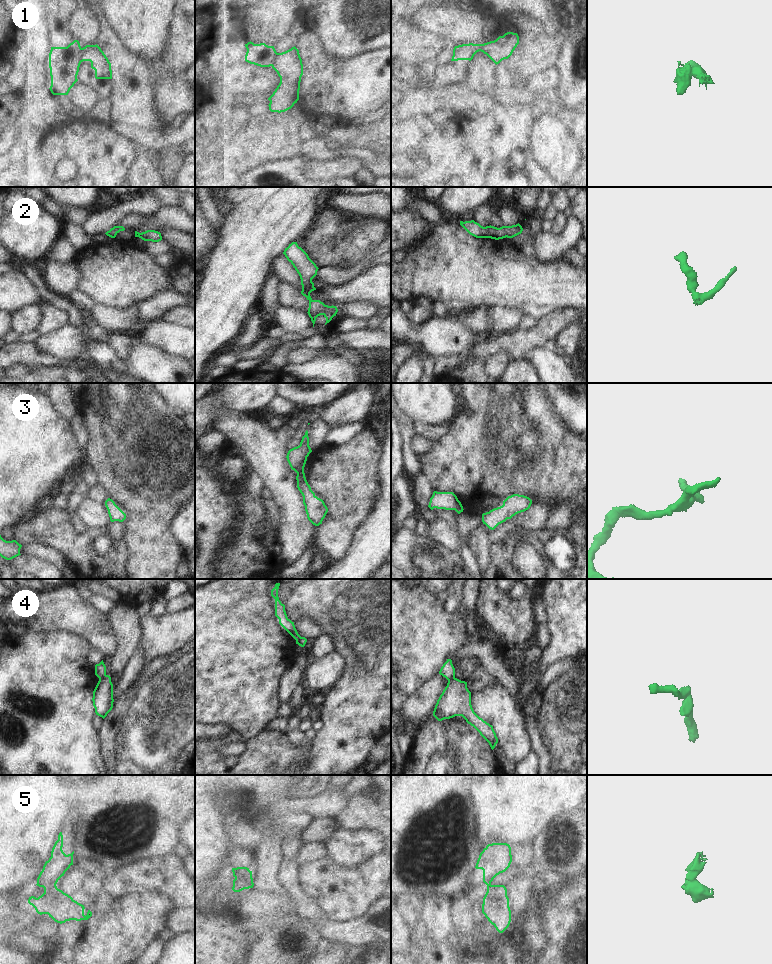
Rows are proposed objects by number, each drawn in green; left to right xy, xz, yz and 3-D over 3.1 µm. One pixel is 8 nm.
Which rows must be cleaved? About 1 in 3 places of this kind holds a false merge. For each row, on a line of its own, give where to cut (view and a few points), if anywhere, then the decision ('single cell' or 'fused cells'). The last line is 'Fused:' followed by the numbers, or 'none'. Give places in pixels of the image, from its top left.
1: xy (80, 48), (81, 61) | fused cells
2: no cut | single cell
3: no cut | single cell
4: xy (105, 674), (99, 679) | fused cells
5: xz (251, 871), (245, 874), (238, 874), (235, 877) | fused cells
Fused: 1, 4, 5

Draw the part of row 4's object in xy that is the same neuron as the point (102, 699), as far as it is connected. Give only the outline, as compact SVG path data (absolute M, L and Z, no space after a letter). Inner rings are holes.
M105 675L102 679L99 679L93 691L92 701L96 715L103 719L112 710L114 702L113 684L109 675Z

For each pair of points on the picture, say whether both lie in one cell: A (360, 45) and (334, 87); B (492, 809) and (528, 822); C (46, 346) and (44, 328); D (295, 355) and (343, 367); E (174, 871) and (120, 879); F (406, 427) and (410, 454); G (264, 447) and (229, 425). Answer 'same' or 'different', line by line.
A: different
B: same
C: different
D: different
E: same
F: same
G: same

